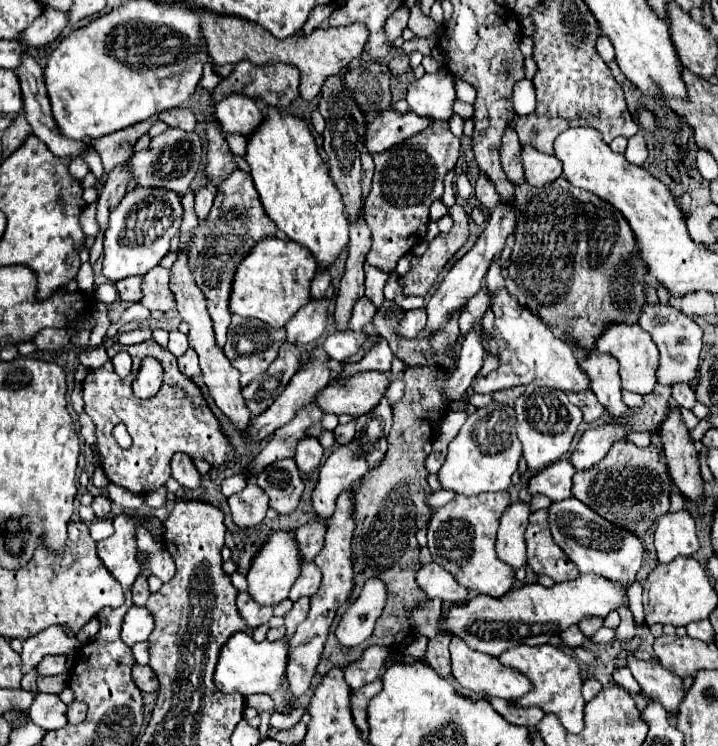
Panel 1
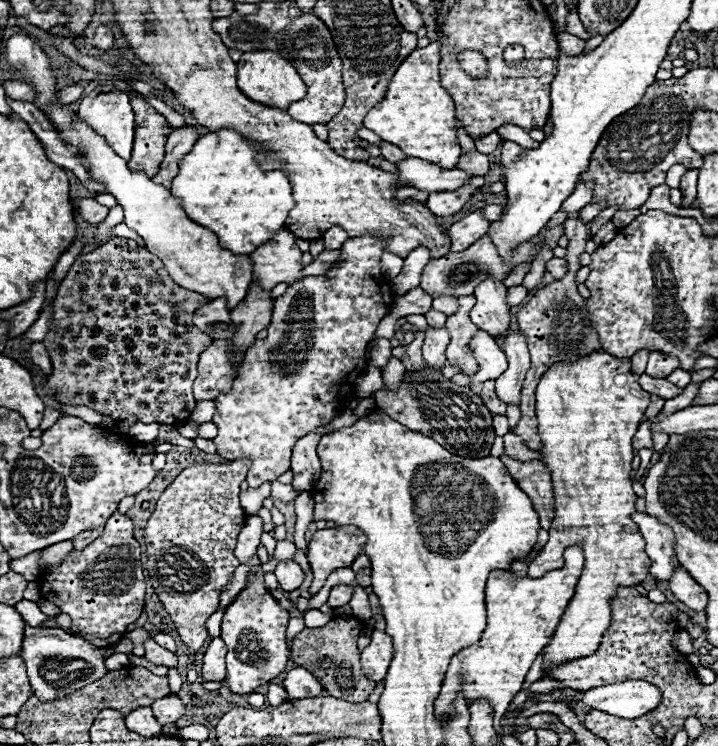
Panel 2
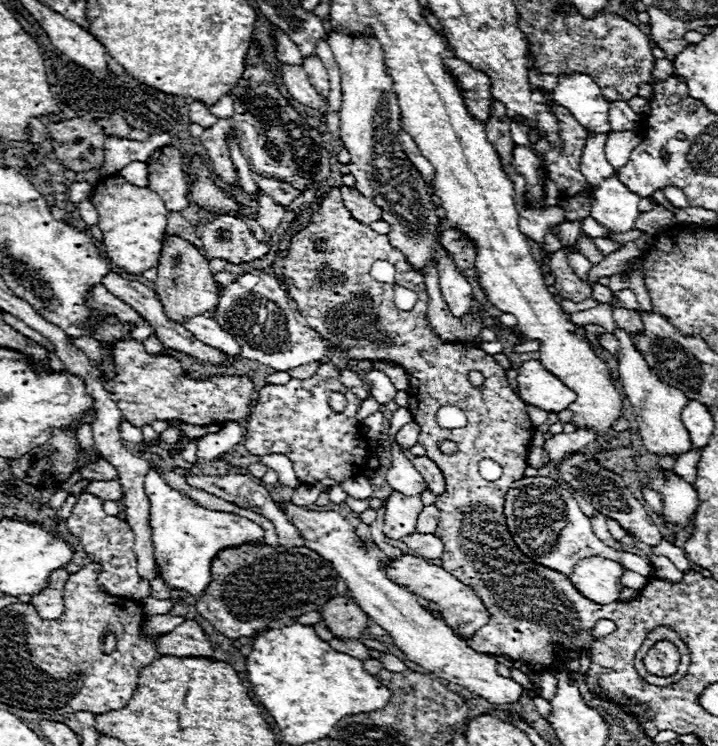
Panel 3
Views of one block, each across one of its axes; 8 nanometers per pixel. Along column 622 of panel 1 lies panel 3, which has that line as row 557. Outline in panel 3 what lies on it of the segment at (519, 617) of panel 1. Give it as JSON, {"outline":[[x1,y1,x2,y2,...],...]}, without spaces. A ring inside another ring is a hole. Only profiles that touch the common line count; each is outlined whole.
{"outline":[[591,556,578,562,569,576,574,588,596,604,610,604,620,600,620,576,624,568,615,561]]}

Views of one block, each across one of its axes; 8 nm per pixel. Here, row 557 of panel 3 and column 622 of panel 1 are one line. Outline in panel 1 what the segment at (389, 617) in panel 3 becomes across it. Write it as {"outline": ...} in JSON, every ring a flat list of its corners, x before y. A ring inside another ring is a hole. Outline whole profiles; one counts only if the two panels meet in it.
{"outline":[[610,324,608,330,602,332,602,336,596,340,596,348,600,352,610,352,616,356,620,364,620,378,624,390,638,392,638,394,650,394,656,386,656,368,658,368,658,356,656,346,652,344,652,338,648,332,644,332,638,324]]}

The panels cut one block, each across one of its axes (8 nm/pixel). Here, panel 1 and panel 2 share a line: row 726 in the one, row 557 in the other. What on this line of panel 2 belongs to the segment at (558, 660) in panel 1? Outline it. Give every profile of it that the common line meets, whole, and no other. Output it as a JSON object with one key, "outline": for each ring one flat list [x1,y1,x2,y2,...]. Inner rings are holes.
{"outline":[[572,546,564,550,562,568,550,570,536,580,528,576,516,578,508,570,490,572,486,584,488,624,476,644,470,644,452,656,446,678,442,682,440,696,434,702,436,718,454,714,452,704,456,692,460,692,468,704,478,698,488,700,494,708,494,718,498,720,506,714,508,704,522,690,528,670,532,668,542,648,548,646,570,598,574,596,574,588,582,572,582,560,582,548]]}

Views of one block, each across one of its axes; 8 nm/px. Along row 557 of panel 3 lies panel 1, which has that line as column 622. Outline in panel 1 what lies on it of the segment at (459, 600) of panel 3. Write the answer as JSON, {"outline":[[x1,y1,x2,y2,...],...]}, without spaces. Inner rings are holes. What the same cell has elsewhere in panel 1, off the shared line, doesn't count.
{"outline":[[592,348,592,350,586,350,578,358,578,362,580,362,580,368,590,376,592,392,596,392,598,400,606,406,612,418,616,420,630,418,628,406,620,398,620,374,618,374,616,360]]}

